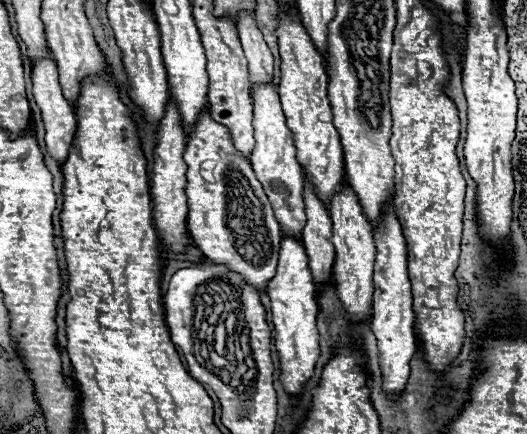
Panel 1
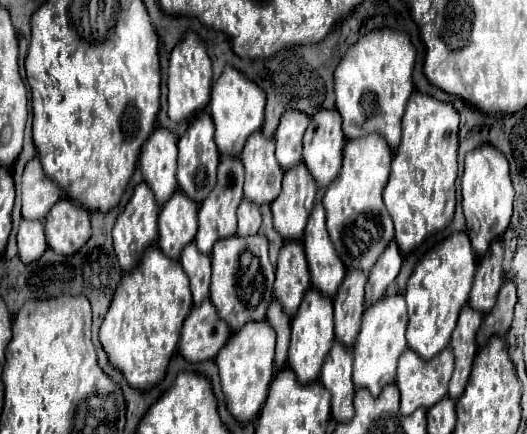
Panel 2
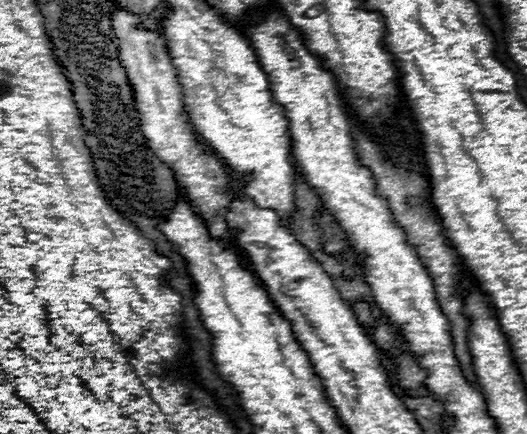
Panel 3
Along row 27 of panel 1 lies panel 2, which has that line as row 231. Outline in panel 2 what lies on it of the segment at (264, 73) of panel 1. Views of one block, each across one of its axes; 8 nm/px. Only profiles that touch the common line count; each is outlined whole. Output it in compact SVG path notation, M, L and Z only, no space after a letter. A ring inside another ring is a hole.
M242 200L236 216L238 216L238 236L252 236L258 232L260 224L262 224L262 216L254 202Z

